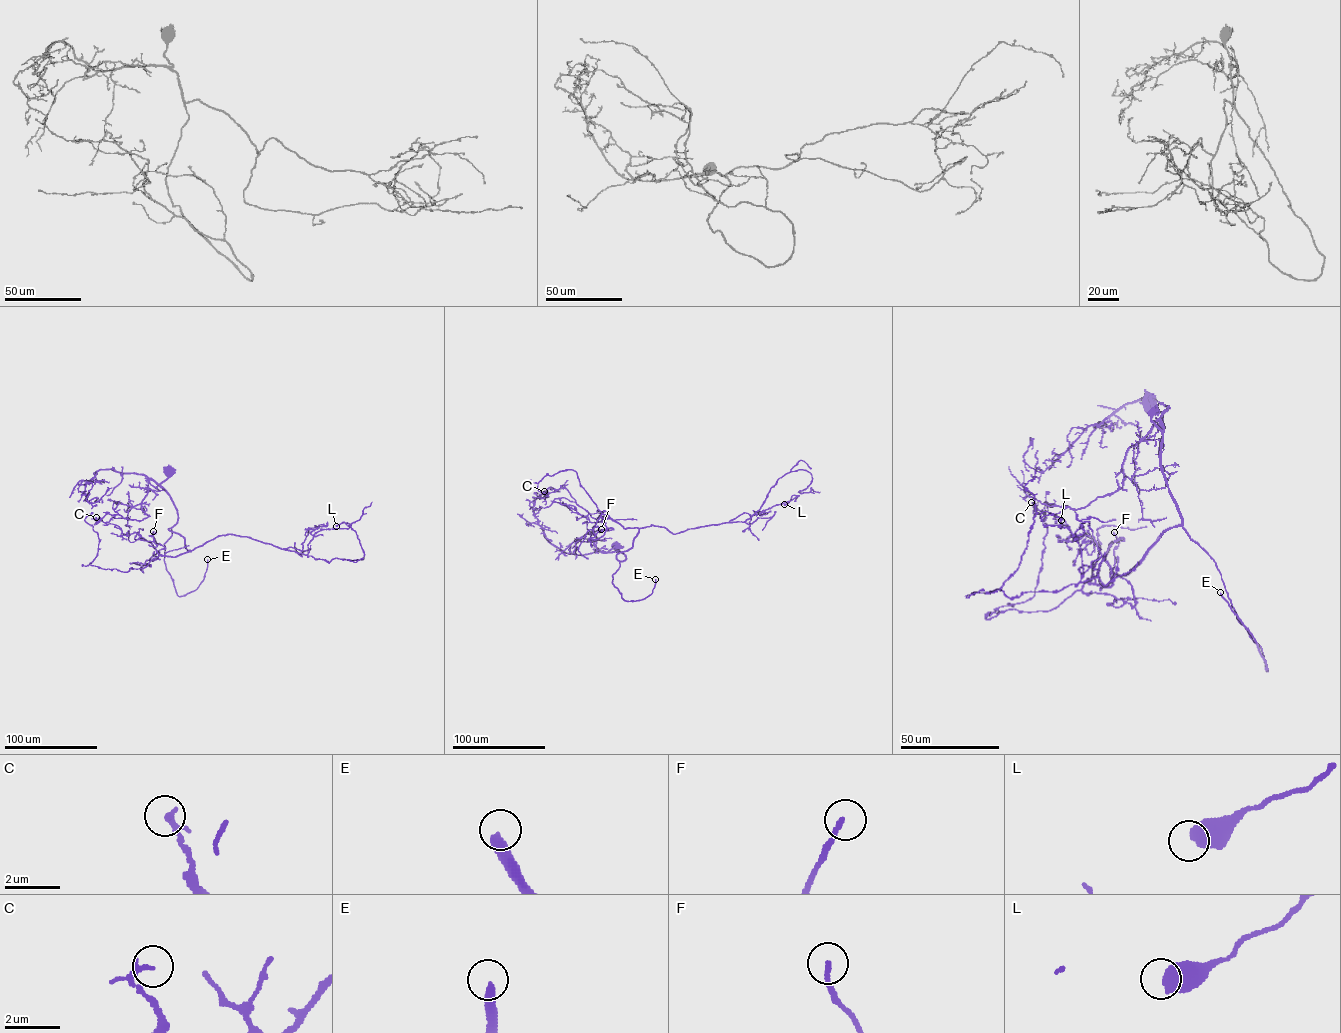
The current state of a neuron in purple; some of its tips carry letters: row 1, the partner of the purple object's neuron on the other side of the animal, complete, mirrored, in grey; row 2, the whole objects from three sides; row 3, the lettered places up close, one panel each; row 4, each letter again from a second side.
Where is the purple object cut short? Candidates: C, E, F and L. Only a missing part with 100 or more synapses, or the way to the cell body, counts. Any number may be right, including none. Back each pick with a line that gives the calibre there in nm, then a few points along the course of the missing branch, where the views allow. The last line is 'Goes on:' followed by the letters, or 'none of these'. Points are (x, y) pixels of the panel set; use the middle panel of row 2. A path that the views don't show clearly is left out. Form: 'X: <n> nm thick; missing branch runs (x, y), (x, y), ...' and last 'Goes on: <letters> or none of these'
E: 360 nm thick; missing branch runs (655, 579), (657, 571), (693, 570), (767, 534), (772, 538), (761, 561), (742, 556), (751, 526), (761, 522)
Goes on: E

